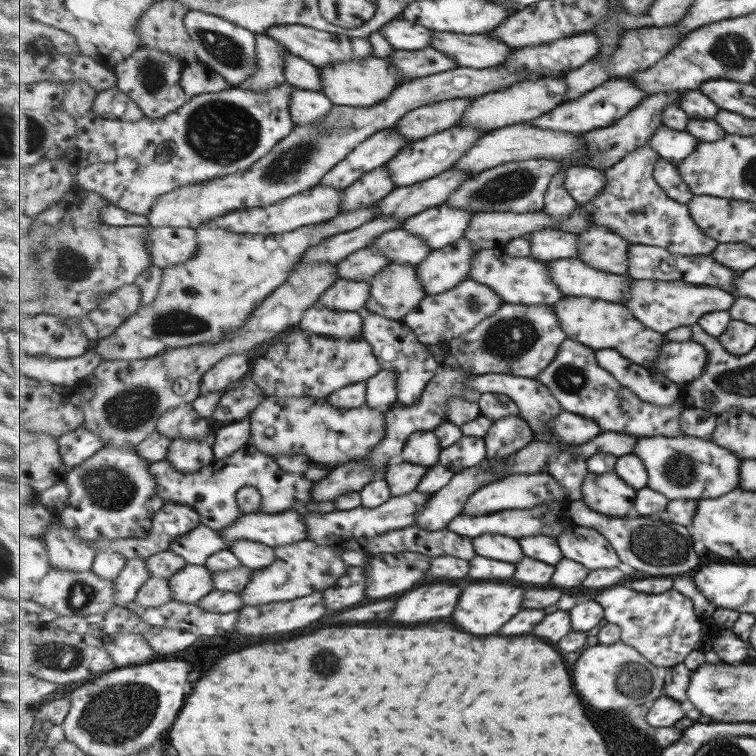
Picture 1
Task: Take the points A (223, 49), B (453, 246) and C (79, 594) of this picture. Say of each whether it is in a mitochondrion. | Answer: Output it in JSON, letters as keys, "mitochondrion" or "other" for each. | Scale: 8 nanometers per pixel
{"A":"mitochondrion","B":"other","C":"mitochondrion"}

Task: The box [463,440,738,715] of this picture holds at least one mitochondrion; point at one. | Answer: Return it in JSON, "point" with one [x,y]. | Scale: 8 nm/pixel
{"point":[656,545]}

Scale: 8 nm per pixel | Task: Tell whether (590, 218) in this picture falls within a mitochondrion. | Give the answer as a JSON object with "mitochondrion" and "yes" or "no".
{"mitochondrion":"no"}

